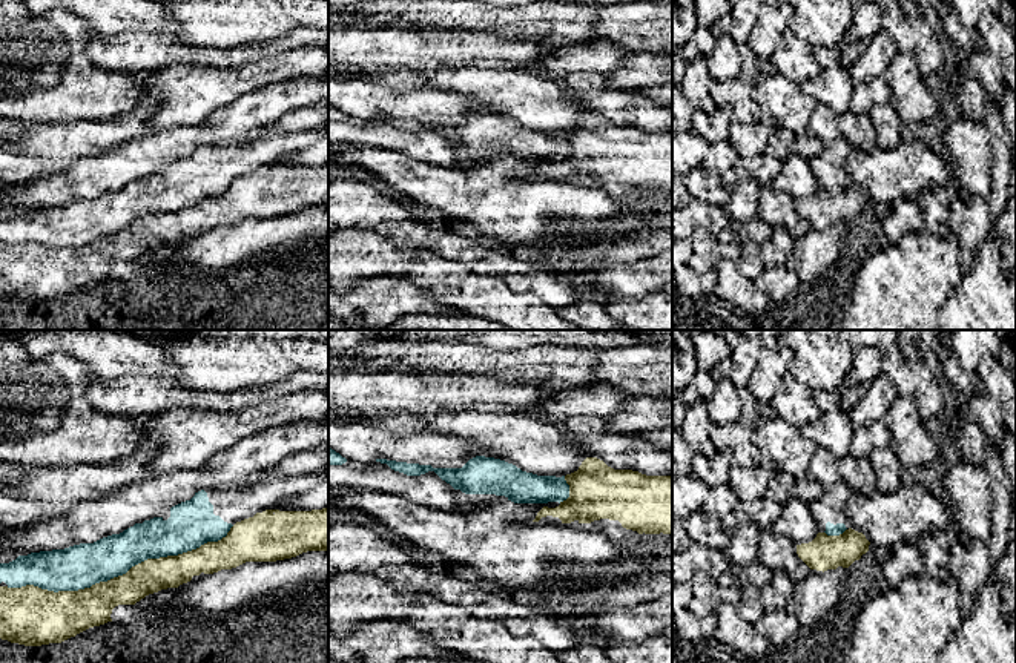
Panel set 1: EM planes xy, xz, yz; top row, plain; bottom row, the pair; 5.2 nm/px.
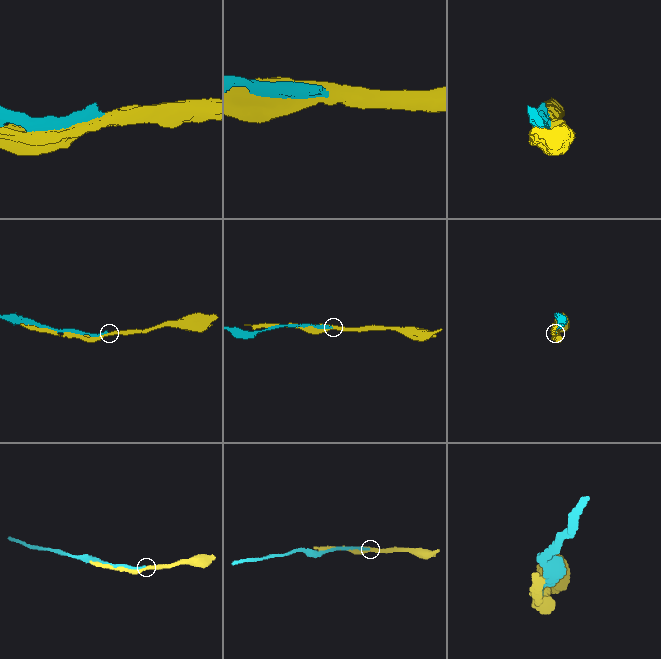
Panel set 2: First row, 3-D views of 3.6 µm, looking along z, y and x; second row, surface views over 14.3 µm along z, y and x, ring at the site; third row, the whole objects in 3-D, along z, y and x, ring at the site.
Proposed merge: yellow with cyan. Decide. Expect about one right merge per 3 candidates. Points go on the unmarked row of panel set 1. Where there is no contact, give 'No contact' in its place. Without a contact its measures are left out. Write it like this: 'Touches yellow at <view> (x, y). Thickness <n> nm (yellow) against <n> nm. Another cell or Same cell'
Touches yellow at xy (120, 232). Thickness 200 nm (yellow) against 240 nm. Another cell

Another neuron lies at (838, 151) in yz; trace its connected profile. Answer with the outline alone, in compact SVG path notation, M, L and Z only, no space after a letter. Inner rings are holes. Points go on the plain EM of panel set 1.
M838 137L836 140L833 140L832 143L826 144L823 147L823 155L826 155L830 163L835 166L836 173L838 173L838 180L833 181L830 178L826 180L826 190L827 192L840 192L843 190L847 184L844 181L846 176L846 161L849 158L852 152L852 144L844 140L843 137Z

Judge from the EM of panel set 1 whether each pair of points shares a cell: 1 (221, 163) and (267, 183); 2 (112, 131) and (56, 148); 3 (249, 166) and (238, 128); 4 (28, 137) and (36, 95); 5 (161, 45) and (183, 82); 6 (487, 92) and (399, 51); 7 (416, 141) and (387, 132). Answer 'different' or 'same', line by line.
1: same
2: same
3: different
4: different
5: different
6: different
7: same

